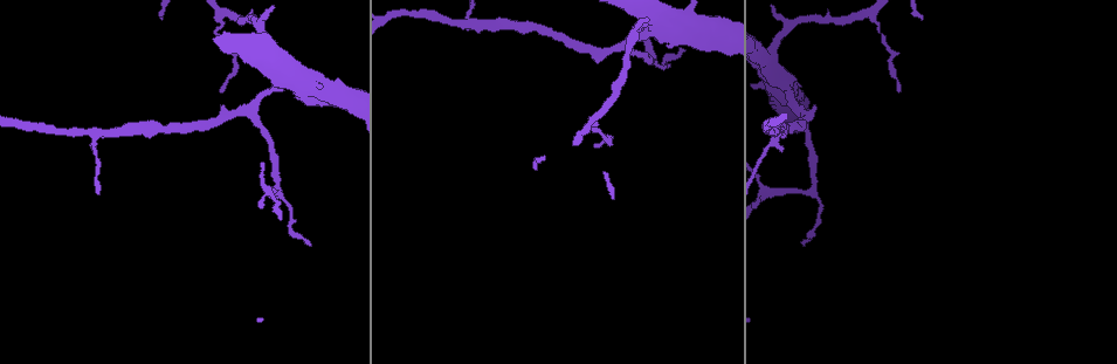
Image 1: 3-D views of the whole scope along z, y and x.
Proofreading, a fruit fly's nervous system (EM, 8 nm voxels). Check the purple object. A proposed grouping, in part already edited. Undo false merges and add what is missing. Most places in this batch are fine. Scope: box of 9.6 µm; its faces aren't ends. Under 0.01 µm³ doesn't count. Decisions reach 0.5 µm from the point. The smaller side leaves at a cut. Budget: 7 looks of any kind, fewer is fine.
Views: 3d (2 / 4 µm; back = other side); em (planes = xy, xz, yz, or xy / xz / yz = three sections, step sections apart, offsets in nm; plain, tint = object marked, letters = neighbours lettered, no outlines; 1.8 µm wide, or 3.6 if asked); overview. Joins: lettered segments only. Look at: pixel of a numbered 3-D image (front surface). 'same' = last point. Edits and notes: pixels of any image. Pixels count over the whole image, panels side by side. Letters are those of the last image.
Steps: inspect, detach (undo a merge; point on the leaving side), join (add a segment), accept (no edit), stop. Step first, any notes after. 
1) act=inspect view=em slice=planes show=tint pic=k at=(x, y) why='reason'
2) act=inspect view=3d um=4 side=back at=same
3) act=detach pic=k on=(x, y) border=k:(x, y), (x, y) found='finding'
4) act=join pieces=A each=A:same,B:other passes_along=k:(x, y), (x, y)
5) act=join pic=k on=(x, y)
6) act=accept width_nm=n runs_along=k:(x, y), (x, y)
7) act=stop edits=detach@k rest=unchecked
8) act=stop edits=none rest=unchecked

act=inspect view=em um=3.6 slice=yz step=8 show=letters pic=1 at=(771, 78) why='thin arm on a thick one'

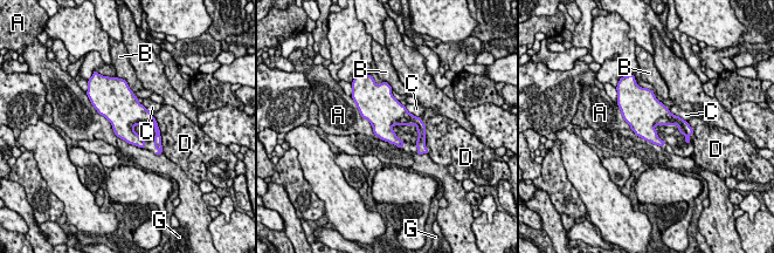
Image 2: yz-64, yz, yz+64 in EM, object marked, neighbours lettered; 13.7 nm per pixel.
act=accept longest_contact=A:900nm each=A:other,B:other,C:other,D:other,G:other border=2:(92, 107), (117, 136), (143, 149) found='continuous, no second neuron'

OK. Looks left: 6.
act=inspect view=em slice=xy step=16 show=letters pic=1 at=(310, 244) why='tapers out'

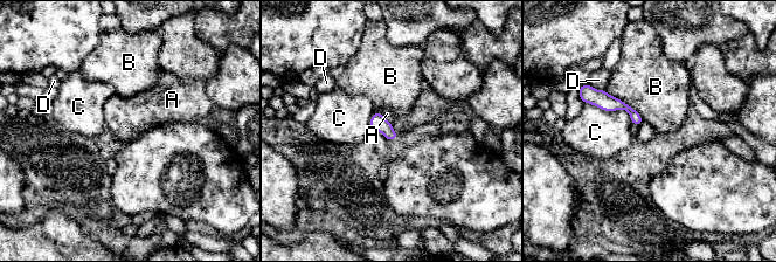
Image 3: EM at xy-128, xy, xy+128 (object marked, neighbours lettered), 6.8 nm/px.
act=inspect view=em slice=planes show=letters at=same

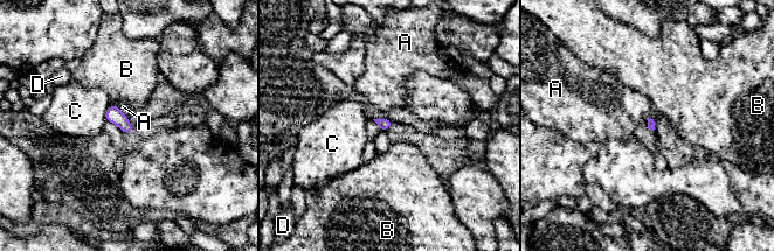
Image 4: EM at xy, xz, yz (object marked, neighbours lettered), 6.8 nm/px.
act=accept each=A:other,B:other,C:other,D:other border=4:(111, 104), (126, 114) found='none of them fits'

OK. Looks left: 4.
act=inspect view=em slice=xy step=8 show=letters pic=1 at=(899, 90) why='free end'

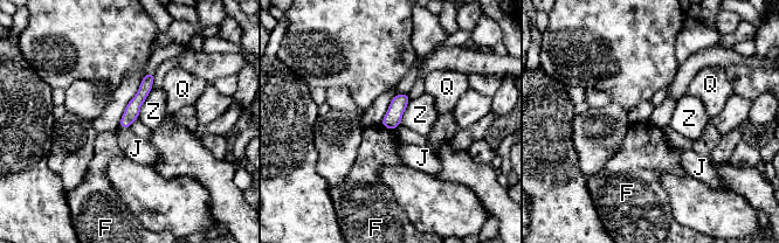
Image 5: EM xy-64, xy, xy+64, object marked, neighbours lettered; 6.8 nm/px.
act=inspect view=em slice=planes show=letters at=same why='another direction'

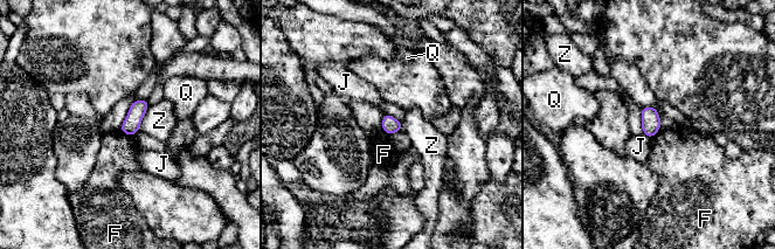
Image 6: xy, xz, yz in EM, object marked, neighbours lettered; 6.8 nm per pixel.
act=accept each=F:other,J:other,Q:other,Z:other border=6:(120, 130), (132, 137) found='none of them fits'

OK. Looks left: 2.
act=stop edits=none rest=unchecked

